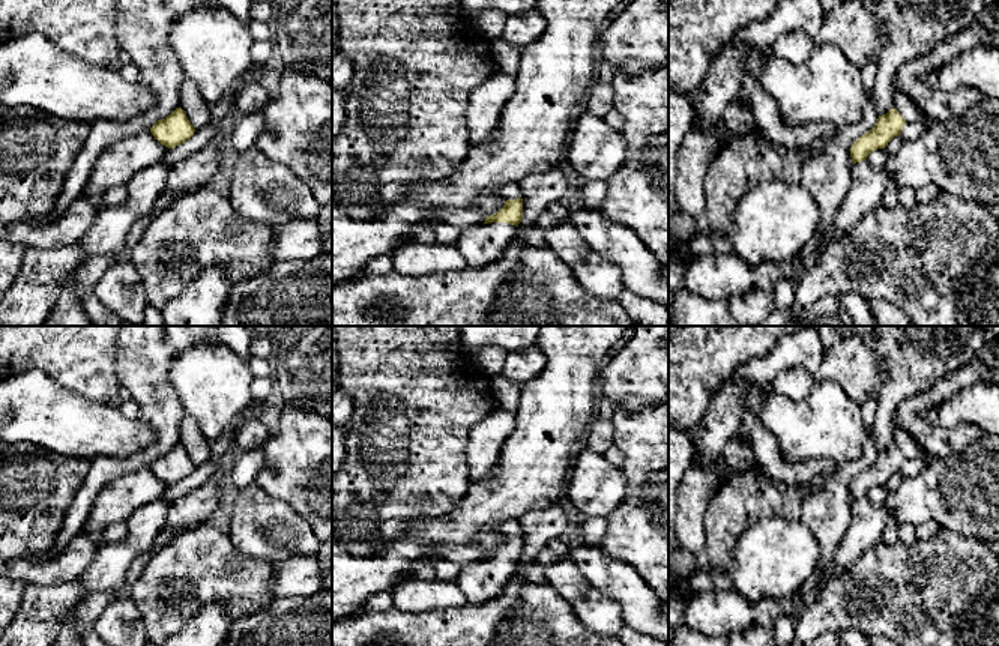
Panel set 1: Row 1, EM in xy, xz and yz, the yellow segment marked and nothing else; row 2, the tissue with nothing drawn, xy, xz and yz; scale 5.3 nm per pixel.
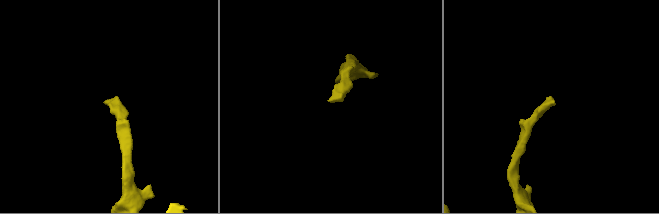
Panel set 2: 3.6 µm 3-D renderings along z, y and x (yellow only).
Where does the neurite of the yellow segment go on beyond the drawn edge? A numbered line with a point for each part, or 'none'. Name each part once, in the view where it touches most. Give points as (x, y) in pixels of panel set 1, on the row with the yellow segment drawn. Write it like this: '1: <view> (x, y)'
1: xz (479, 245)

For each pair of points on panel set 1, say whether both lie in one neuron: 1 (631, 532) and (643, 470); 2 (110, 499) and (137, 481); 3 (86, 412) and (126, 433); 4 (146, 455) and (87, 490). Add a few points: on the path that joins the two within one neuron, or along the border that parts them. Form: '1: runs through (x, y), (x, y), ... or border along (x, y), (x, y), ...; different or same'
1: runs through (634, 517), (634, 505), (642, 496), (642, 486); same
2: runs through (116, 498), (126, 487), (131, 487); same
3: runs through (96, 422), (105, 431), (116, 433); same
4: runs through (131, 463), (111, 466), (102, 475); same

